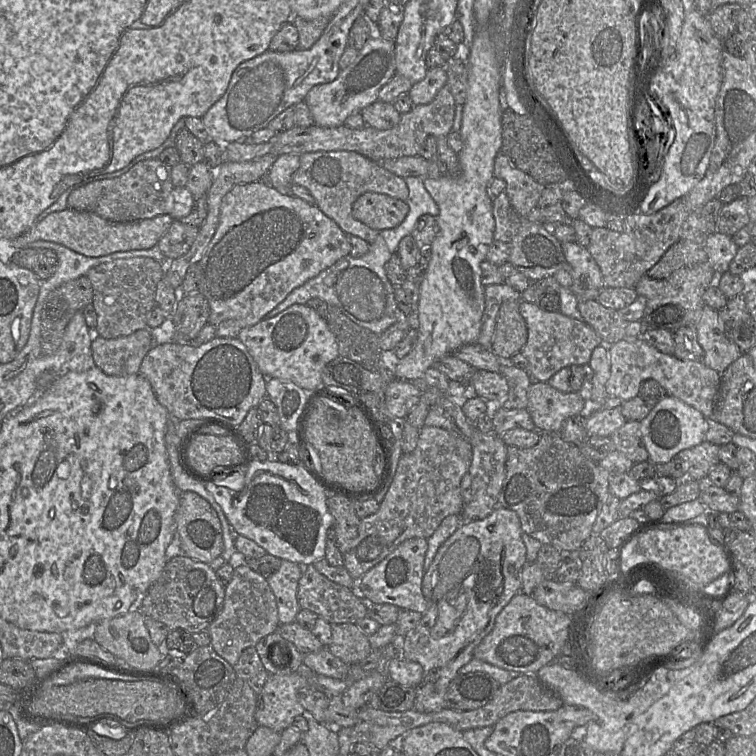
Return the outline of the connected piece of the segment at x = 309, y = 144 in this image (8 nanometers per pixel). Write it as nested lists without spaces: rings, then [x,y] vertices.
[[[446,84],[430,103],[413,106],[411,111],[401,114],[399,123],[391,129],[378,130],[368,125],[361,129],[352,129],[345,125],[333,128],[317,125],[294,126],[289,130],[277,132],[270,139],[270,153],[280,156],[317,151],[355,151],[375,162],[403,156],[417,156],[428,136],[447,136],[452,131],[455,107],[455,100]]]

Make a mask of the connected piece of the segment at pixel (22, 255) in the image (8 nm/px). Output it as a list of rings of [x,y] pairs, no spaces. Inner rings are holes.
[[[15,248],[9,262],[31,270],[42,281],[49,279],[58,268],[57,254],[44,248]]]

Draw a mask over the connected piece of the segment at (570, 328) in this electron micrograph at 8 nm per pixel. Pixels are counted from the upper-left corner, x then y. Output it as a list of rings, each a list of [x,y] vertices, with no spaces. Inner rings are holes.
[[[526,301],[519,302],[519,310],[527,325],[527,342],[521,352],[528,361],[526,371],[533,381],[547,382],[564,367],[589,364],[593,350],[602,344],[600,336],[585,321],[560,311],[546,311]]]

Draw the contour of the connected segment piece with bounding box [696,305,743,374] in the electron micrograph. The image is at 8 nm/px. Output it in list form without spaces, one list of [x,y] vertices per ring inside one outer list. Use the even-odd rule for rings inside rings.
[[[705,305],[696,329],[698,343],[704,350],[703,363],[720,374],[743,354],[725,336],[717,310]]]

